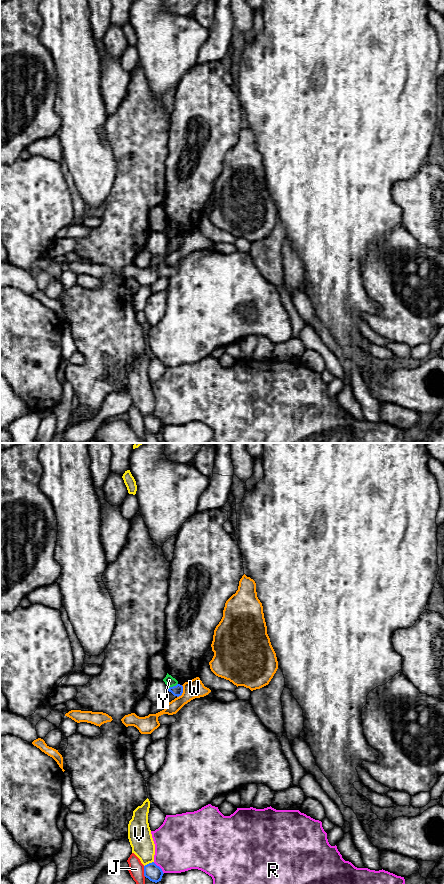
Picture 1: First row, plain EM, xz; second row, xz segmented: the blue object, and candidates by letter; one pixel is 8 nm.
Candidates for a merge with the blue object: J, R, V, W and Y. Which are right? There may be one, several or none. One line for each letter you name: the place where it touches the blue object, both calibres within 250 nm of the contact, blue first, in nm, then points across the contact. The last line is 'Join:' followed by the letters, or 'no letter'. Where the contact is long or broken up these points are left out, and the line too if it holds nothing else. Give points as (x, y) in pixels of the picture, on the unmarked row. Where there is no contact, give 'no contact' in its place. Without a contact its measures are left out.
Join: no letter

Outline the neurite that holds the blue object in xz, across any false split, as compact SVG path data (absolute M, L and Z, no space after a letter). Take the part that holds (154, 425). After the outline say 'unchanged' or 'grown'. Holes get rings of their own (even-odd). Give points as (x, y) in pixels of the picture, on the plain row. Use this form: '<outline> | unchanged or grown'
M154 414L144 418L144 428L152 434L157 435L161 433L163 426L162 421Z | unchanged

